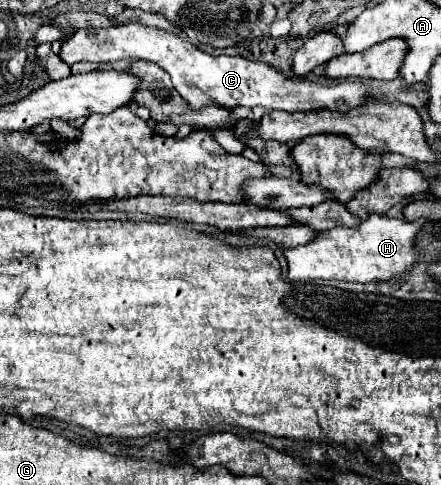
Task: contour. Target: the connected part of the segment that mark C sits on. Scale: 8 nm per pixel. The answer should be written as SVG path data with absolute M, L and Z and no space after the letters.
M139 23L113 25L107 29L95 29L95 27L79 29L71 39L63 41L59 57L67 65L73 65L79 61L113 63L119 59L145 59L145 61L157 63L161 69L165 69L171 75L173 87L189 103L191 109L201 109L205 105L217 103L223 109L259 105L267 111L287 111L287 113L321 111L321 109L349 111L353 107L359 107L371 101L363 97L367 89L361 83L339 81L333 85L317 85L309 79L299 79L299 77L287 79L267 63L257 63L257 61L231 57L231 55L213 57L169 31L161 31L157 27L145 27Z

